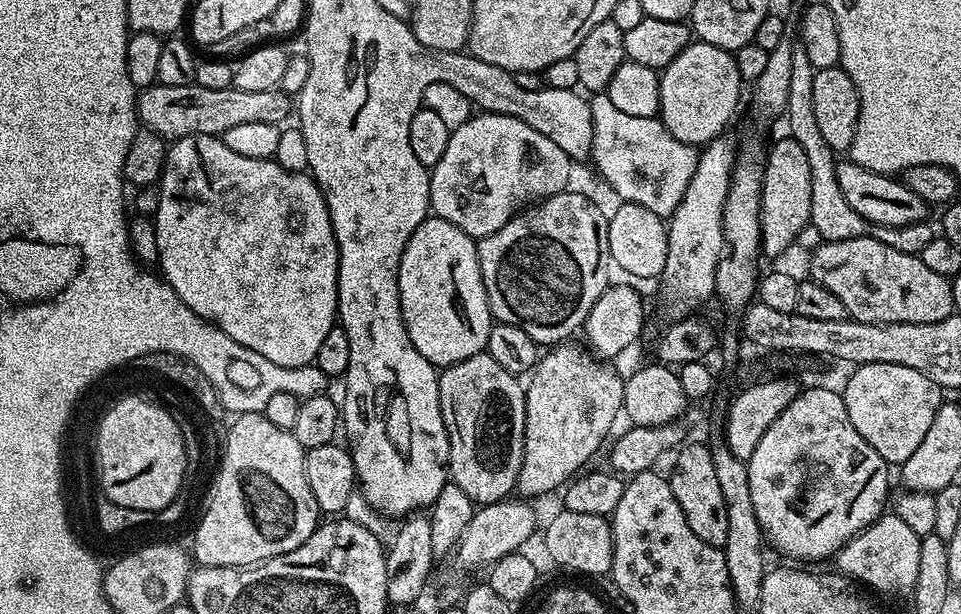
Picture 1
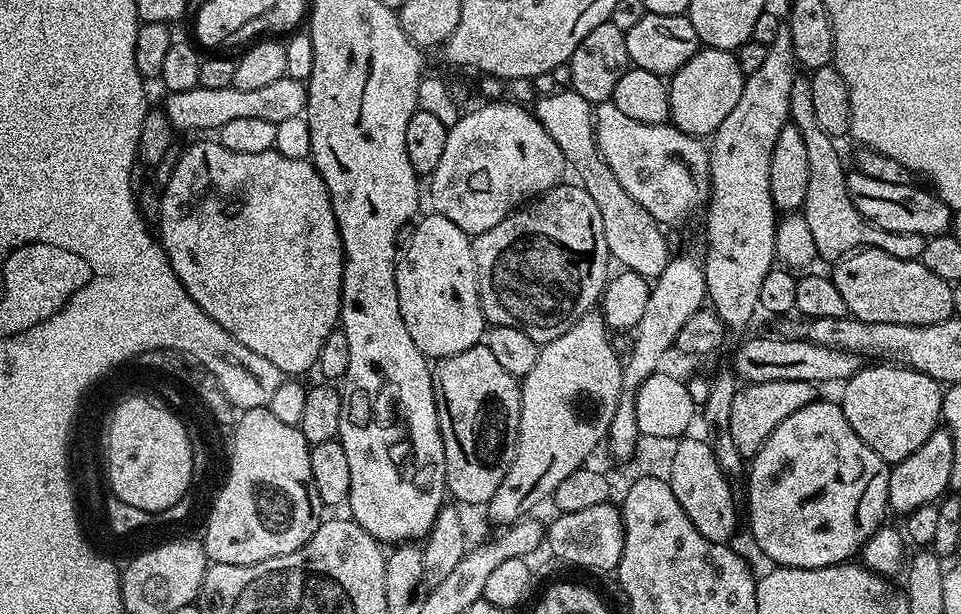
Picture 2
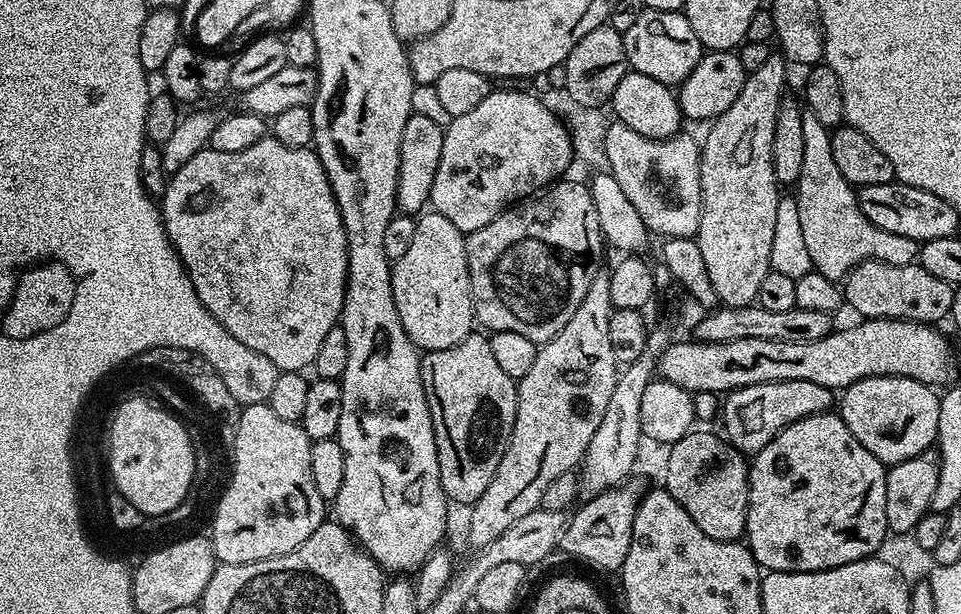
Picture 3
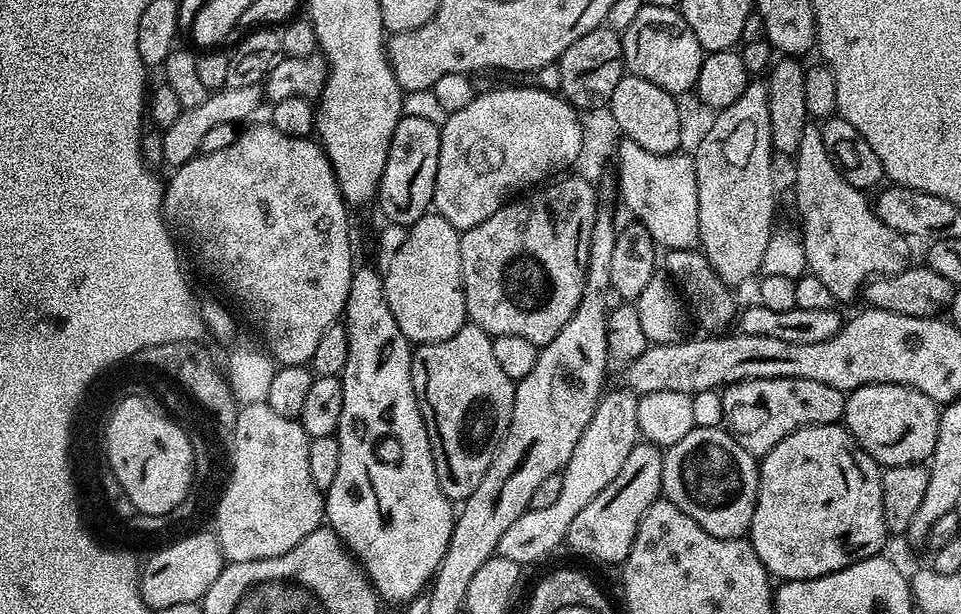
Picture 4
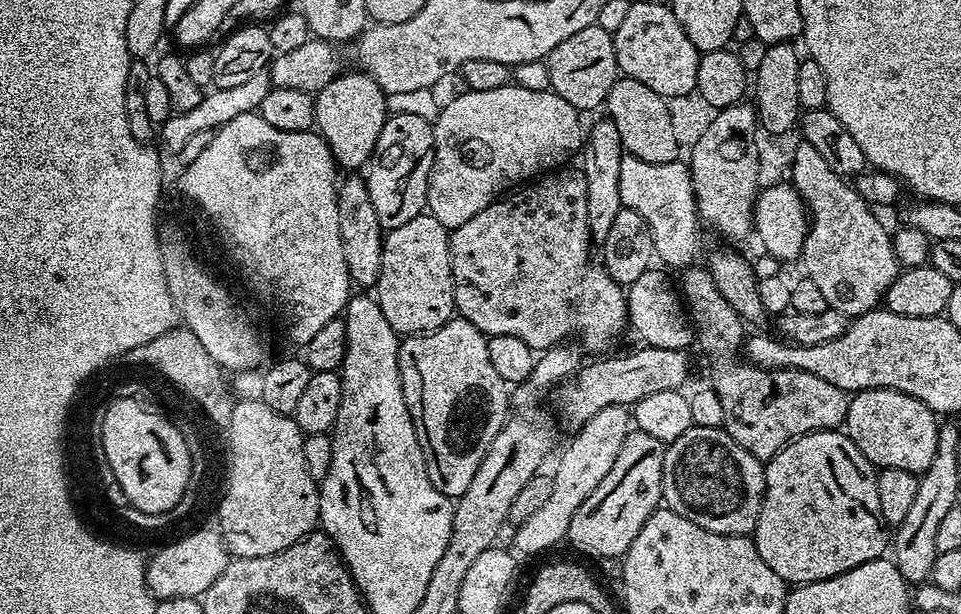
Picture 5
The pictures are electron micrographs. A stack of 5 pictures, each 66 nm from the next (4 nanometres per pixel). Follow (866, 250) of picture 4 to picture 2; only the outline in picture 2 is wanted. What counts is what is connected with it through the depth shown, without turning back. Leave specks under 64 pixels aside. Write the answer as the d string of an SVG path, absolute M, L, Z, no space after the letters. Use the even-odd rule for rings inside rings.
M797 75L790 89L789 102L790 123L802 134L806 142L806 159L810 161L810 182L806 182L806 198L802 215L810 226L814 238L816 255L821 261L835 262L858 248L877 248L894 254L894 258L919 260L924 249L925 237L922 234L894 234L874 226L850 202L846 167L840 161L840 152L836 149L837 141L822 130L814 111L814 101L810 98L810 79L807 75Z

